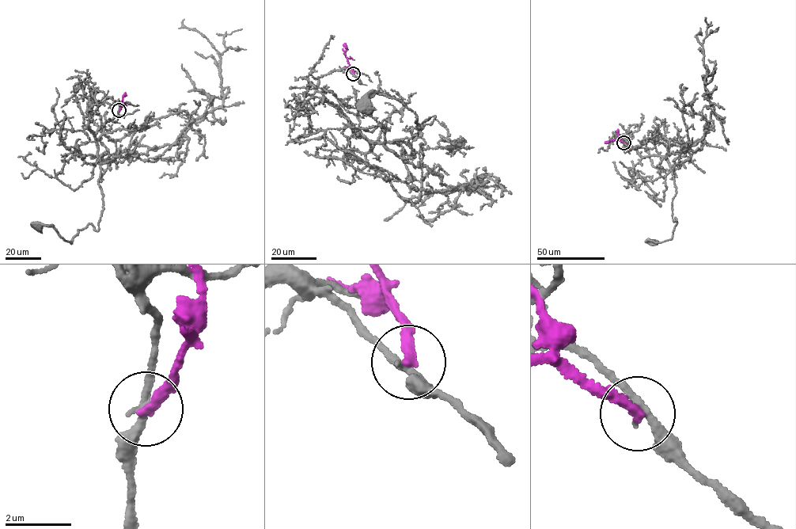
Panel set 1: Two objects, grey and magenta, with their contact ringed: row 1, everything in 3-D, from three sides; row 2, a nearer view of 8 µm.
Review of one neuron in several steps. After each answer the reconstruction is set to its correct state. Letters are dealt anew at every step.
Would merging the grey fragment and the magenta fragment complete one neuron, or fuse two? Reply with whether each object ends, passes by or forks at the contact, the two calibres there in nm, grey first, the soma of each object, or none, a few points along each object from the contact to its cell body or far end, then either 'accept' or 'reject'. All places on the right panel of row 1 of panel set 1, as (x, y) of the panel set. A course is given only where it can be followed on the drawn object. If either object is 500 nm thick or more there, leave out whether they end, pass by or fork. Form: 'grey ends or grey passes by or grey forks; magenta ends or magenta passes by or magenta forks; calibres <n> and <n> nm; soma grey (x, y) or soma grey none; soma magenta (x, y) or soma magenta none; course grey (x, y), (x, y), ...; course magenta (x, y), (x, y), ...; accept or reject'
grey passes by; magenta ends; calibres 240 and 320 nm; soma grey (651, 241); soma magenta none; course grey (623, 142), (616, 135), (642, 156), (665, 158), (672, 171), (676, 223), (671, 238), (650, 242); course magenta (623, 142), (613, 139), (604, 142); reject

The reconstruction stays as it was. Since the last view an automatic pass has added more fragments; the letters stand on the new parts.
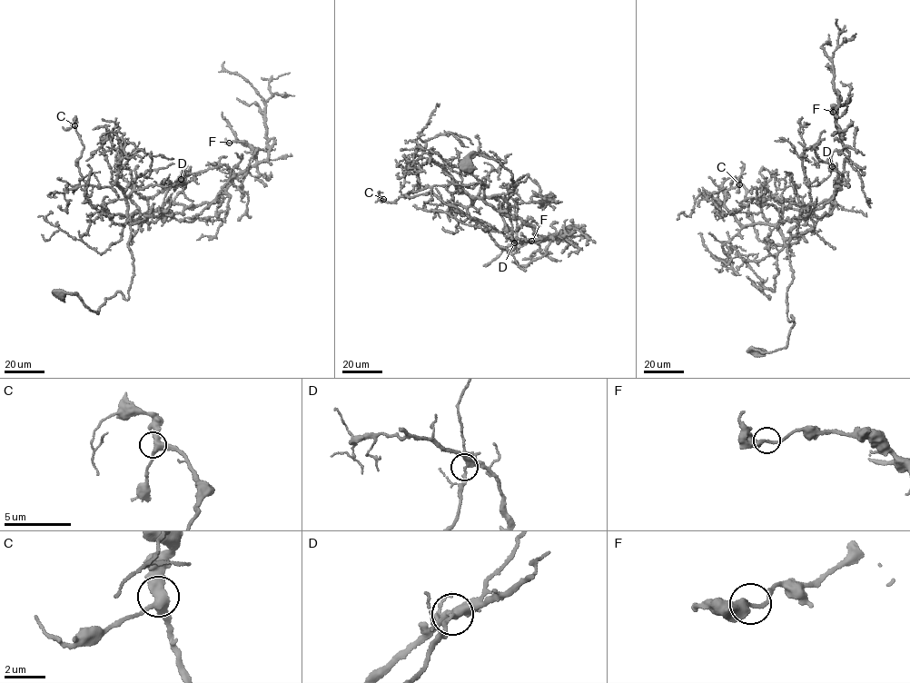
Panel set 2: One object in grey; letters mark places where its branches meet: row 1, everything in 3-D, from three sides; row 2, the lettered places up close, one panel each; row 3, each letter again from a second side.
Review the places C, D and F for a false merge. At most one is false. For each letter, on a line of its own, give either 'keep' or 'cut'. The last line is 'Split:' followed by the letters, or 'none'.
C: keep
D: keep
F: keep
Split: none

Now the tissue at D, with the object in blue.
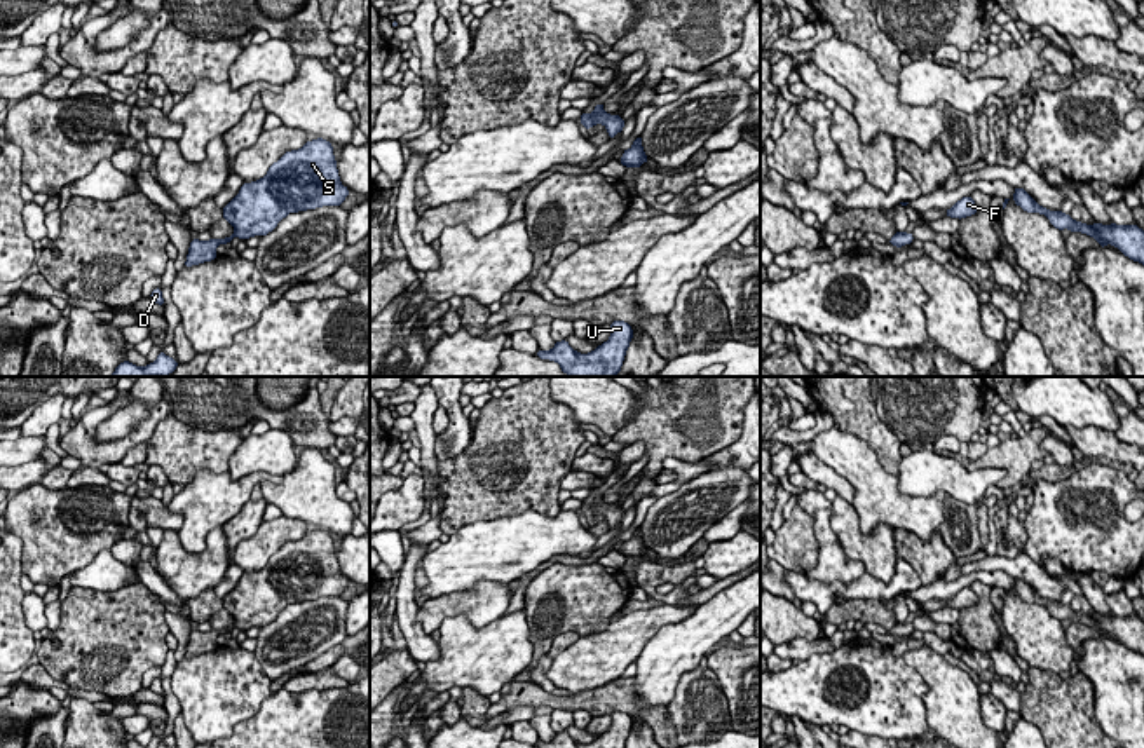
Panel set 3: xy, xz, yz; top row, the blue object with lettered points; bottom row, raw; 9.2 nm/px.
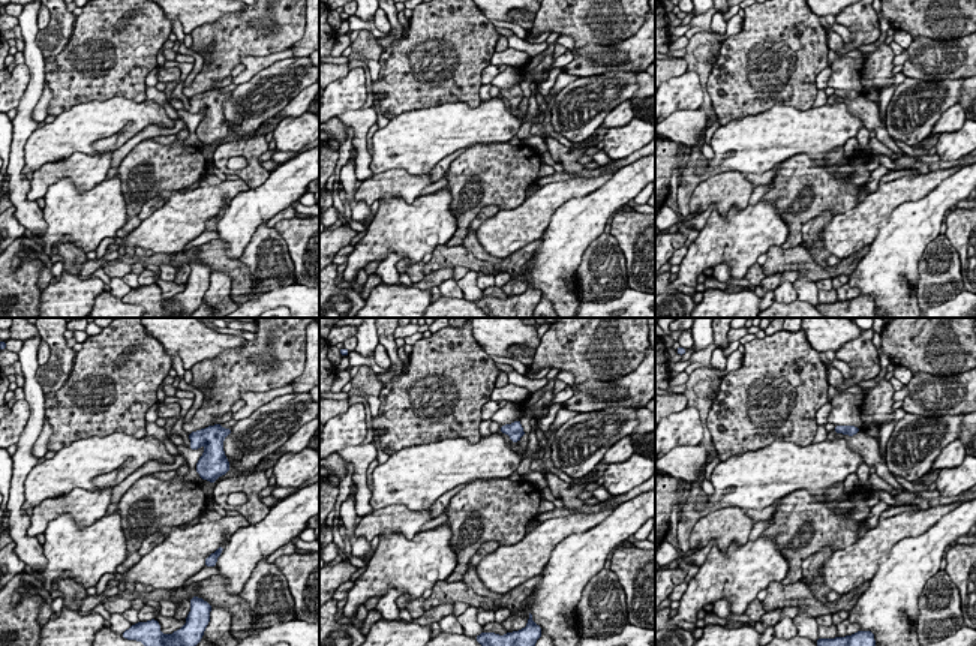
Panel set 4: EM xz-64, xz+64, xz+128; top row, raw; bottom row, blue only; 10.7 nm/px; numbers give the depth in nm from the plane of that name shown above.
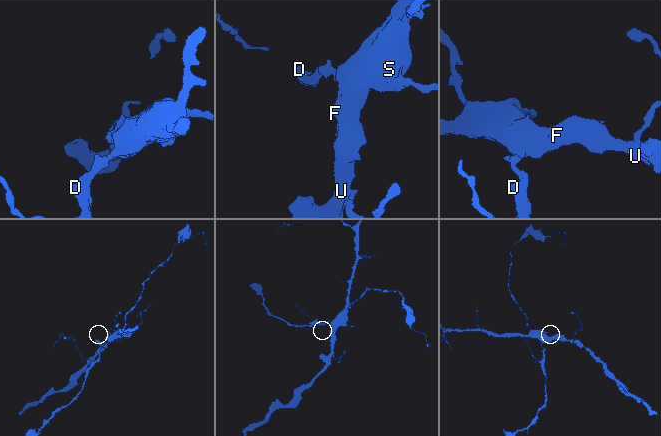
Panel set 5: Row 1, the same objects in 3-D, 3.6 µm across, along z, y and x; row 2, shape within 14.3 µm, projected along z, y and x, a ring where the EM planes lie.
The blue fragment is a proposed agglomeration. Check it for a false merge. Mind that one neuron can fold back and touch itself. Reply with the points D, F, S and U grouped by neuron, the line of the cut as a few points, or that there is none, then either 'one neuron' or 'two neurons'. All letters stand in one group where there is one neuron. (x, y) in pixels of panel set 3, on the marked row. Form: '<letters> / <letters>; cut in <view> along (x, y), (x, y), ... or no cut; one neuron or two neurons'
D F S U; no cut; one neuron

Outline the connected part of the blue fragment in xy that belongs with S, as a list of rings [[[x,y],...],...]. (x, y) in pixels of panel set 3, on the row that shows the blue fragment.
[[[323,138],[307,141],[300,150],[286,152],[258,181],[242,183],[239,194],[221,209],[234,234],[220,241],[192,239],[185,267],[214,260],[221,242],[267,235],[289,213],[340,206],[347,195],[331,143]]]

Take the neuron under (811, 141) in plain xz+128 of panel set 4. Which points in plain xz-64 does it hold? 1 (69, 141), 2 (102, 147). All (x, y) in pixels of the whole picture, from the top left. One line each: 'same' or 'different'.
1: same
2: different

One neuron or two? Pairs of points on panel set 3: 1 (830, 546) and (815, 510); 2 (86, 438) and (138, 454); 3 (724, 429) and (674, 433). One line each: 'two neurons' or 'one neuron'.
1: one neuron
2: two neurons
3: one neuron

